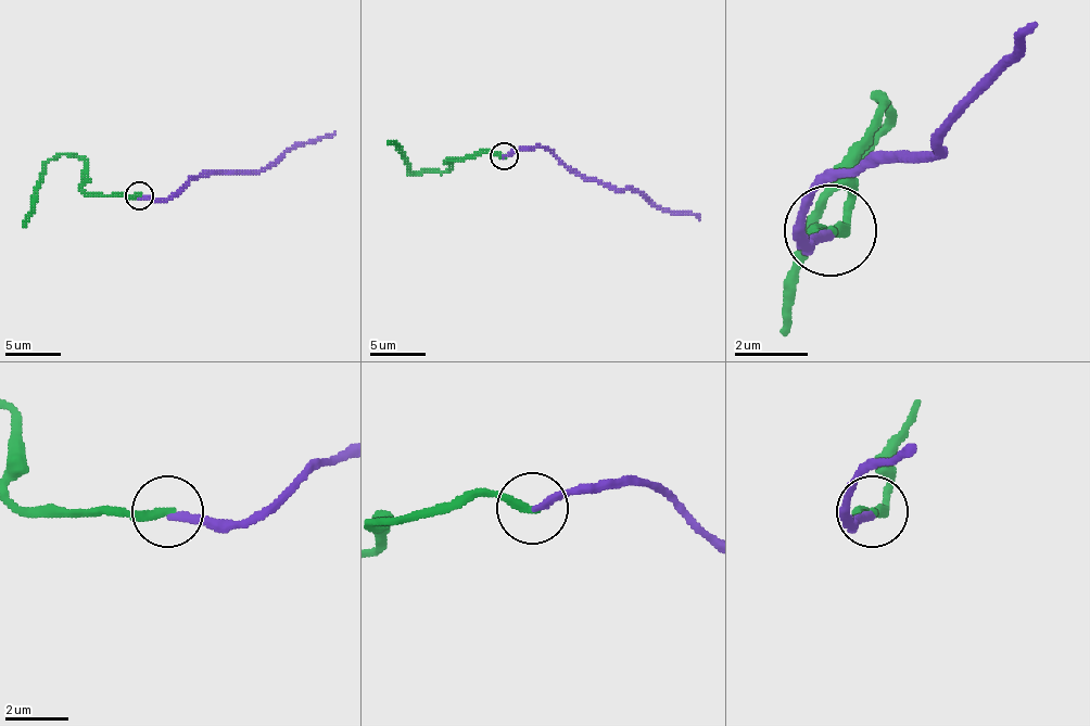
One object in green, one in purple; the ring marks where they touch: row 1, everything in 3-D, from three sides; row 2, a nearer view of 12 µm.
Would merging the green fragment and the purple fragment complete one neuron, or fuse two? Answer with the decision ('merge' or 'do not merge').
merge

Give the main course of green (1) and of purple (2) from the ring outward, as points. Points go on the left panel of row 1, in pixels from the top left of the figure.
1: (138, 195), (93, 195), (81, 188), (81, 160), (56, 154), (46, 165), (34, 190), (34, 204), (23, 227)
2: (138, 195), (168, 199), (191, 179), (264, 170), (298, 145), (329, 137), (334, 131)

